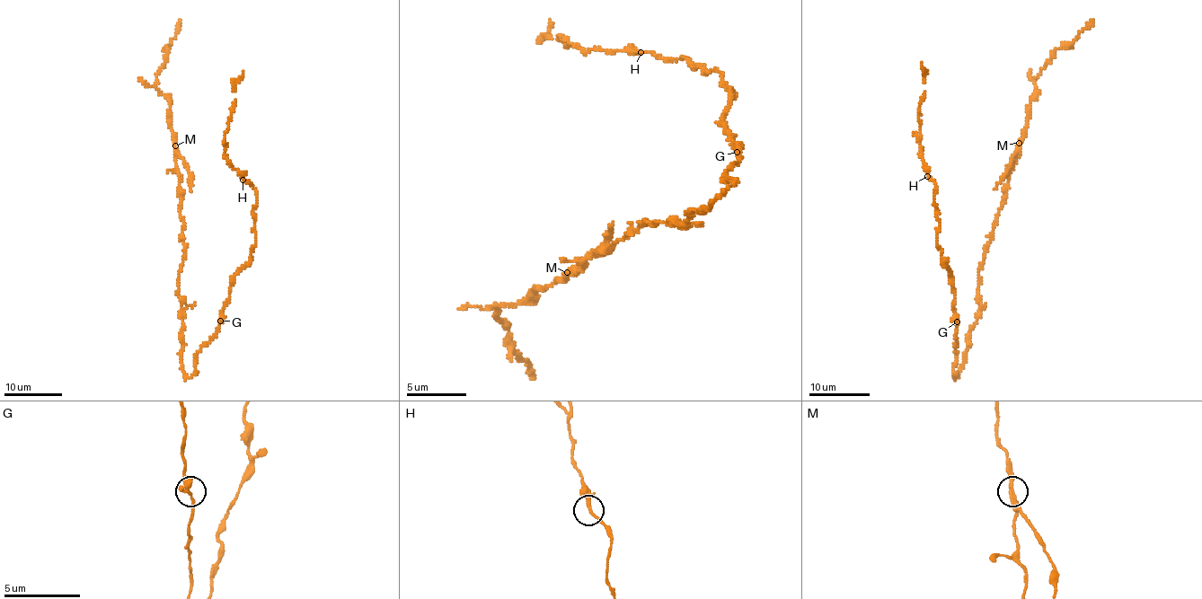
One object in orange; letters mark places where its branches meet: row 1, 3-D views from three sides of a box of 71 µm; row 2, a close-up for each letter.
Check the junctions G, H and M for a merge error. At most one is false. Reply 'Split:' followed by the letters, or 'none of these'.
Split: M

